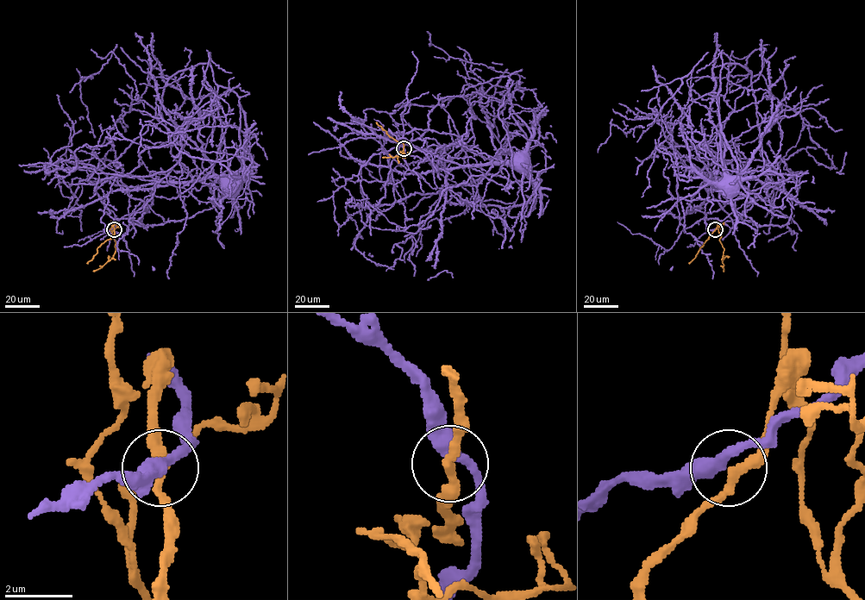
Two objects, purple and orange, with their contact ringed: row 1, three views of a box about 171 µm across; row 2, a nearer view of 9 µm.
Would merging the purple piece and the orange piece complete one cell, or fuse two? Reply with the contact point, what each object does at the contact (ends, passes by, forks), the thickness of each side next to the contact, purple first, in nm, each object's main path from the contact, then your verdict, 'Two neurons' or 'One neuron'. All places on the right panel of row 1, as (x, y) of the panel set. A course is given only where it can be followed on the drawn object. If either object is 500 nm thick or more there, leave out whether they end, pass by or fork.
Place: (715, 229). At the ring purple passes by. At the ring orange passes by. Thickness 380 nm (purple) against 260 nm. Course of purple: (714, 229), (755, 194), (769, 196), (778, 182), (759, 141), (751, 72), (738, 64), (720, 71), (720, 187). Course of orange: (714, 229), (718, 228), (719, 240), (724, 248), (723, 271). Two neurons

